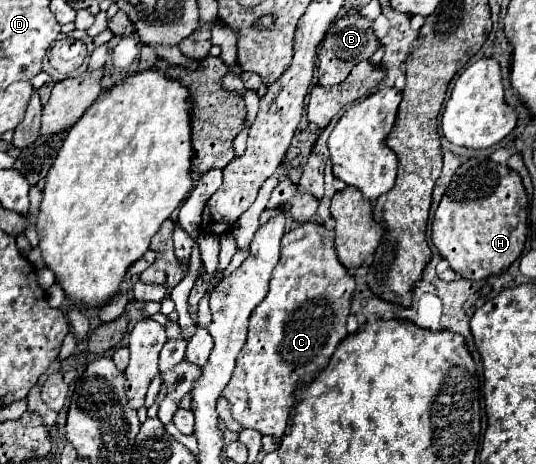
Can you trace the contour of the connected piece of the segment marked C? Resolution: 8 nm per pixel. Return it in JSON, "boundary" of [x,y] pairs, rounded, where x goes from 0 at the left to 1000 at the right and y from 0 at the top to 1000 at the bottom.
{"boundary":[[[573,476],[528,506],[524,554],[517,575],[509,580],[509,593],[502,606],[502,631],[472,666],[465,683],[461,739],[442,765],[435,813],[424,838],[416,843],[416,856],[427,864],[435,899],[453,920],[476,925],[487,938],[509,938],[517,946],[528,938],[539,907],[543,873],[550,869],[547,847],[562,838],[565,825],[580,825],[580,817],[588,817],[588,808],[610,791],[629,744],[636,739],[636,731],[647,726],[644,692],[651,679],[651,649],[659,627],[662,627],[659,597],[651,597],[644,575],[629,563],[625,532],[621,532],[621,498],[606,494],[595,481]]]}

